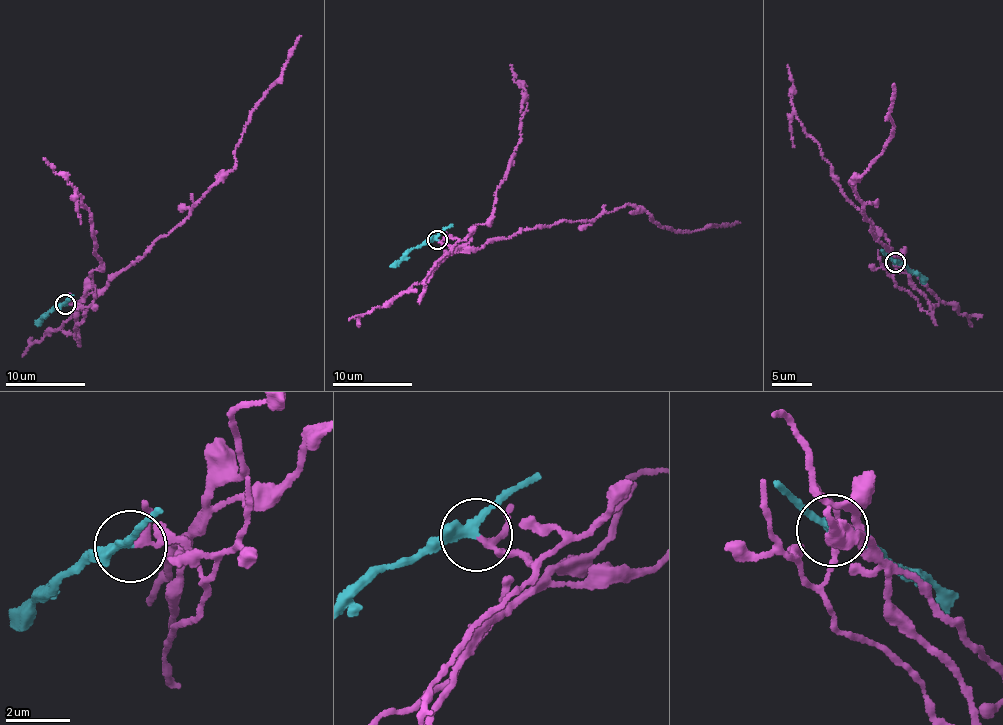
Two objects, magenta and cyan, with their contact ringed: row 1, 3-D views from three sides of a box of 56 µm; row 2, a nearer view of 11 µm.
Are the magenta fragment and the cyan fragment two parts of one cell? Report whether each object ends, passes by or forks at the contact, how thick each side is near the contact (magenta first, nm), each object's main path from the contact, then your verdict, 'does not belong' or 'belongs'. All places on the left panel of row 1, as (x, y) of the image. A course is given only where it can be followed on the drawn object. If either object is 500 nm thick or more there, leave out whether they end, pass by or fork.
magenta passes by; cyan passes by; 170 nm thick on the magenta side, 280 nm on the other; magenta runs (65, 305), (78, 307), (136, 261), (234, 166), (243, 130), (301, 36); cyan runs (65, 305), (56, 307), (35, 324); does not belong

